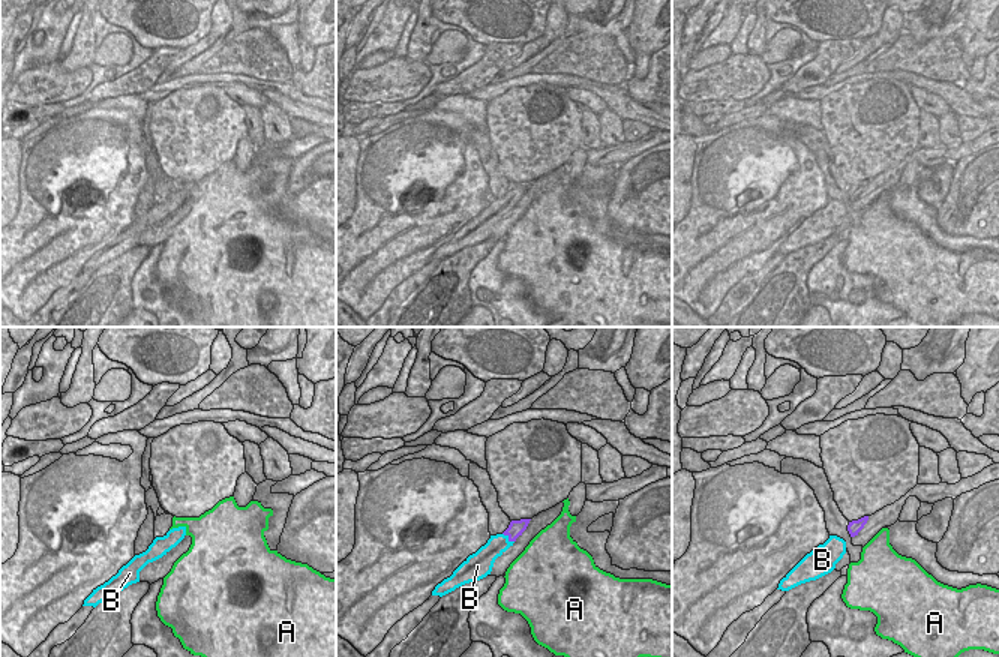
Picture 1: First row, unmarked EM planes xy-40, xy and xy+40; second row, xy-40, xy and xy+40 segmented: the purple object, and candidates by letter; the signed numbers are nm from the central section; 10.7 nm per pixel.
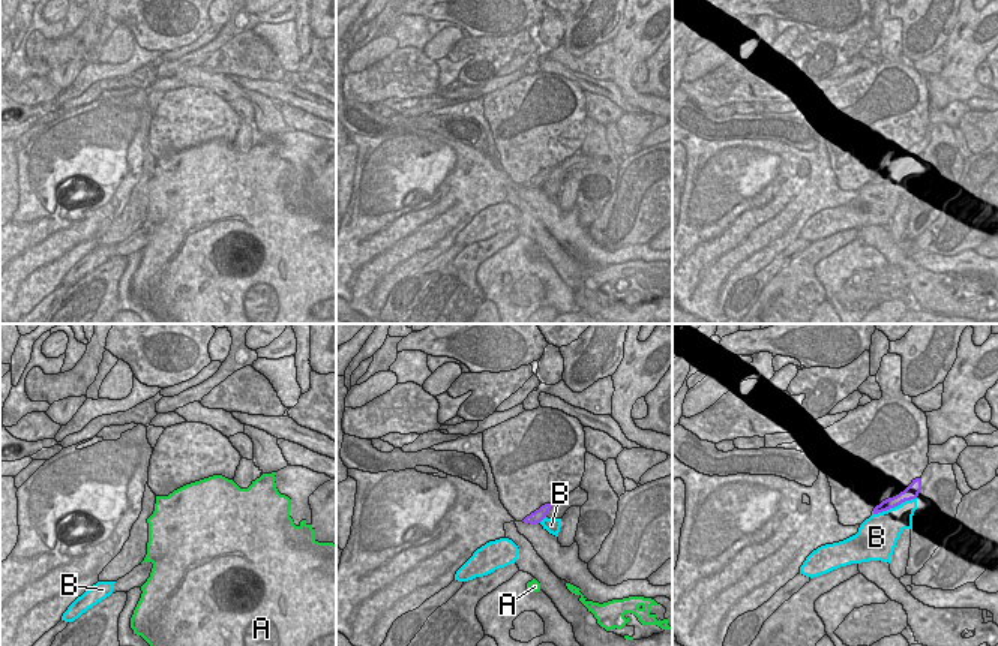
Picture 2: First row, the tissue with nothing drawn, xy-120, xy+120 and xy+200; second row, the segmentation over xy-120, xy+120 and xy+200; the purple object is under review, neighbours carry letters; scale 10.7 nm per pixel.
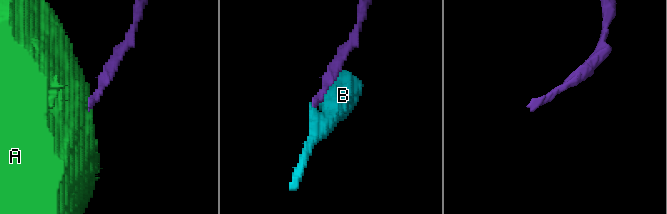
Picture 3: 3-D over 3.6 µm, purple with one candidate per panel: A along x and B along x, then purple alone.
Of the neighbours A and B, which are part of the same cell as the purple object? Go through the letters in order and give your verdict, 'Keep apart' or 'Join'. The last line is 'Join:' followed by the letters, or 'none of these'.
A: Keep apart
B: Join
Join: B

